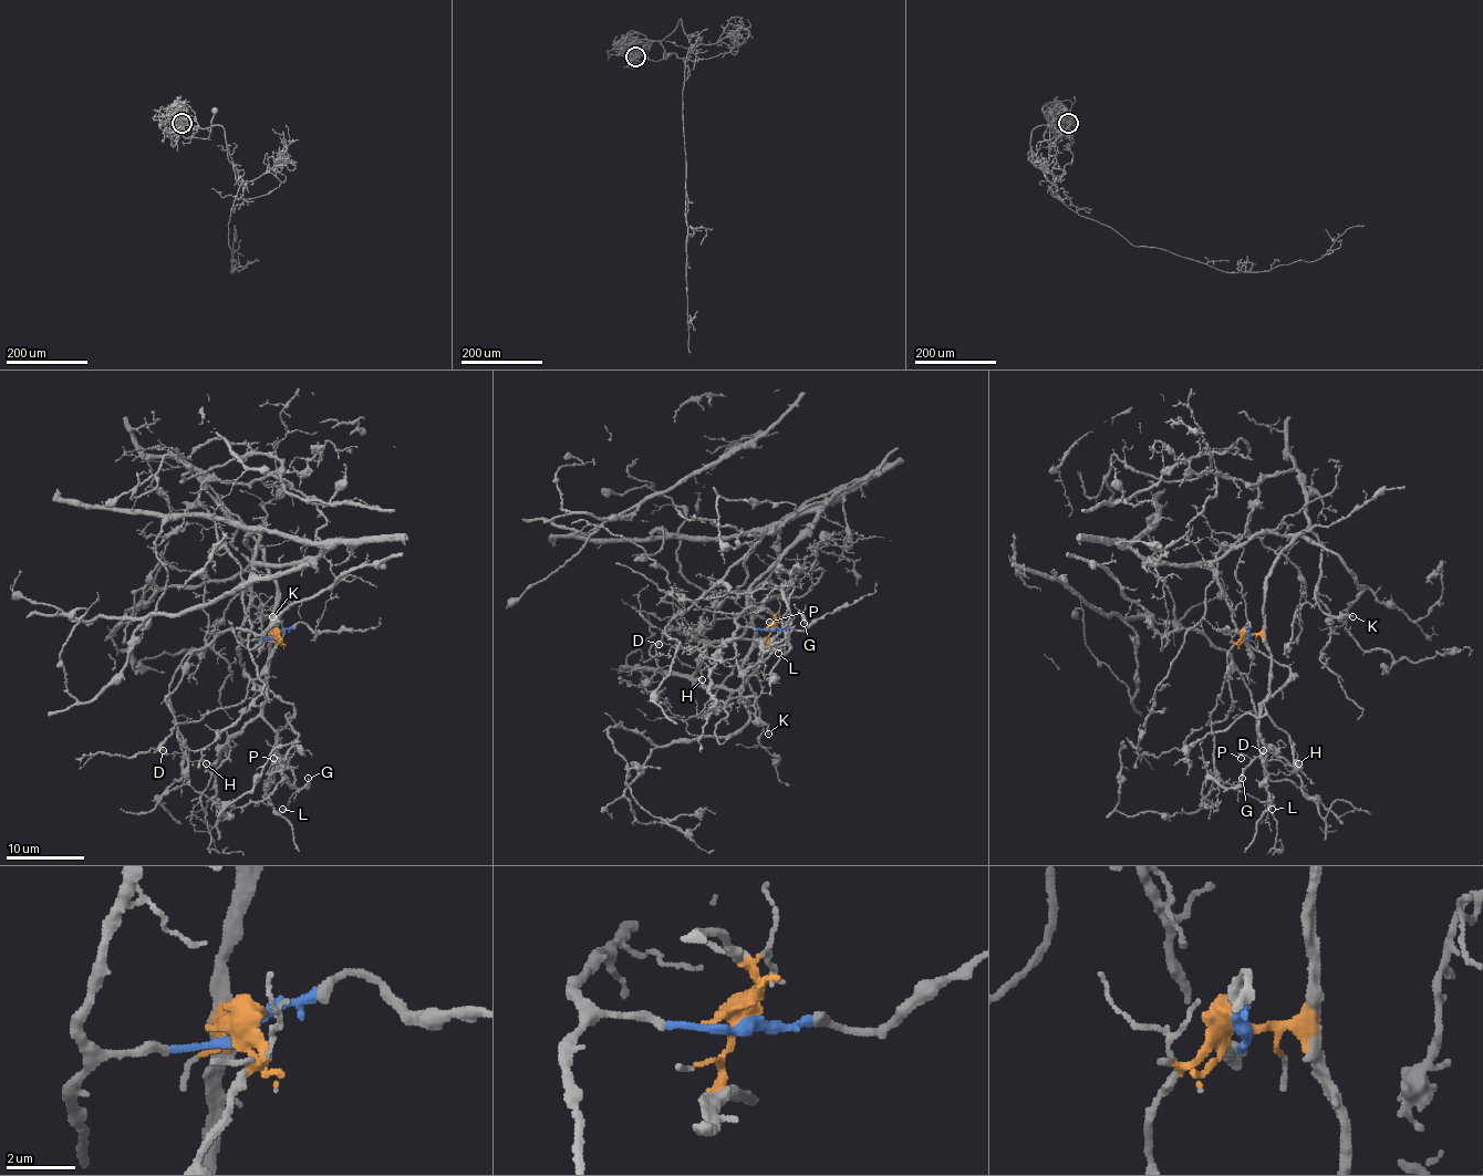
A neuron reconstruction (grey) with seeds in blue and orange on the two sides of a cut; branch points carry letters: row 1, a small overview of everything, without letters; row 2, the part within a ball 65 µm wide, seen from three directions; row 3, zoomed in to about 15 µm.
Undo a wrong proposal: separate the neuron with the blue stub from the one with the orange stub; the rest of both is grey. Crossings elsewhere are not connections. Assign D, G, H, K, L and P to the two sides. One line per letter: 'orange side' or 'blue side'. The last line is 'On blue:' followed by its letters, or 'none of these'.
D: orange side
G: orange side
H: orange side
K: orange side
L: orange side
P: orange side
On blue: none of these

